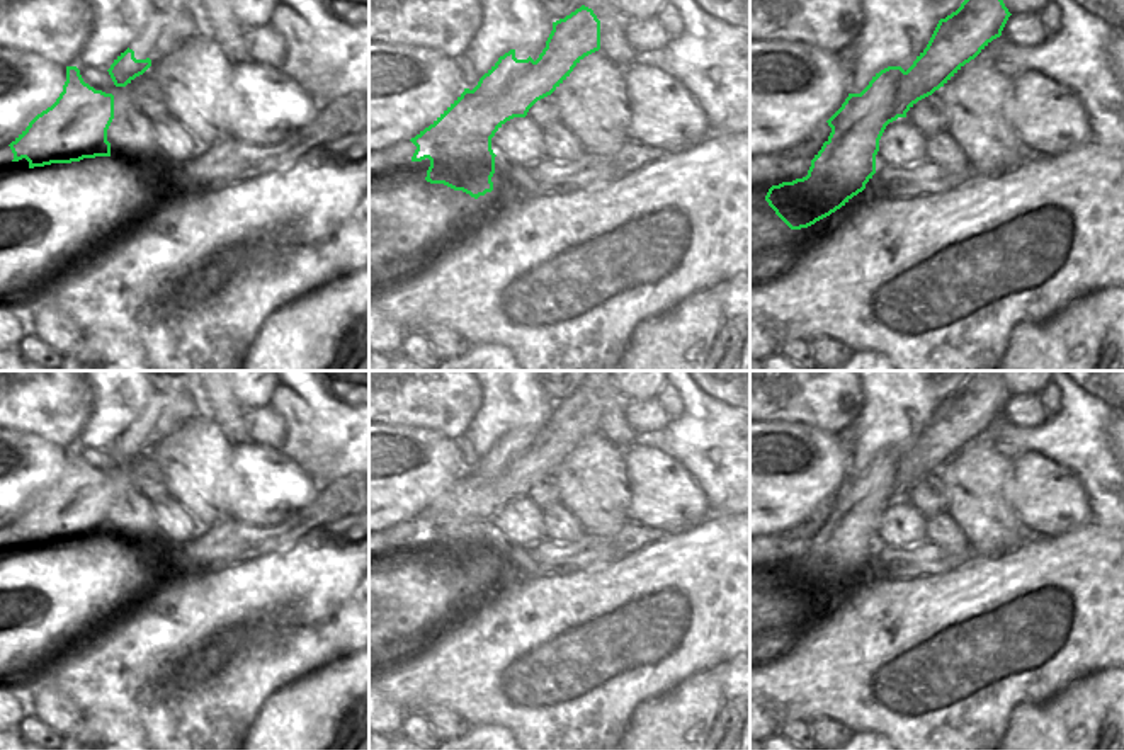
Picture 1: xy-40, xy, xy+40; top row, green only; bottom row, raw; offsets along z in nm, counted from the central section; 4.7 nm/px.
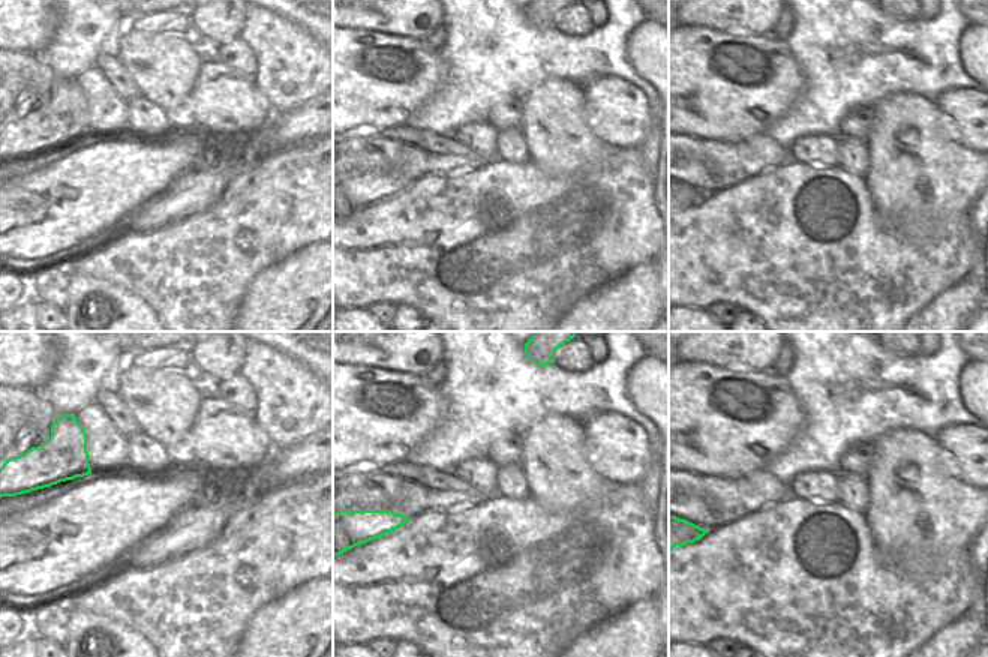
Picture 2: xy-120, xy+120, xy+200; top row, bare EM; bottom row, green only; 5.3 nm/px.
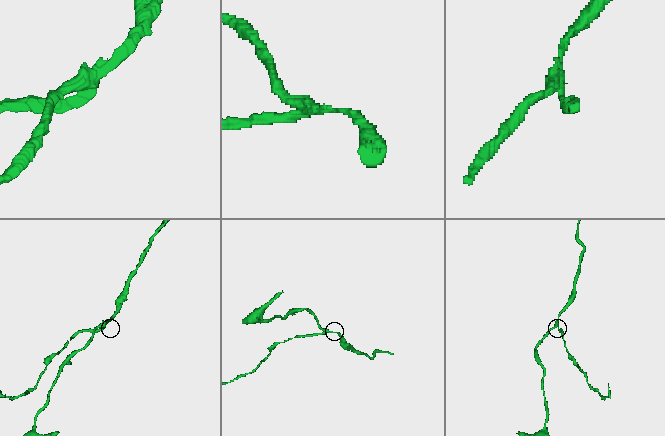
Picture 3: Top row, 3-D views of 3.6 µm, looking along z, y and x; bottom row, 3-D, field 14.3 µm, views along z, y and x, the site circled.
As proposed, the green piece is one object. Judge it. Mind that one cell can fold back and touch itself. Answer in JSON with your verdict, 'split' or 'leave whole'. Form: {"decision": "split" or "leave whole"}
{"decision": "split"}

